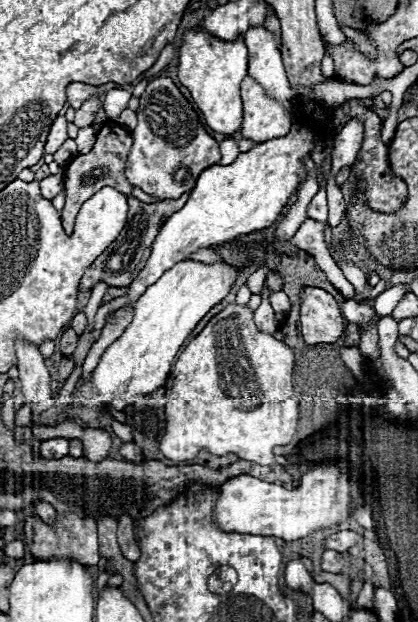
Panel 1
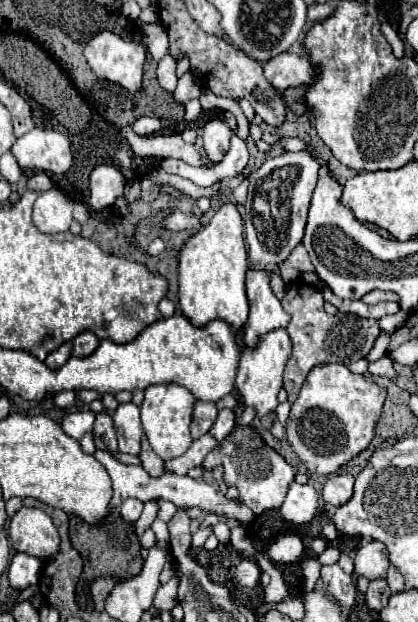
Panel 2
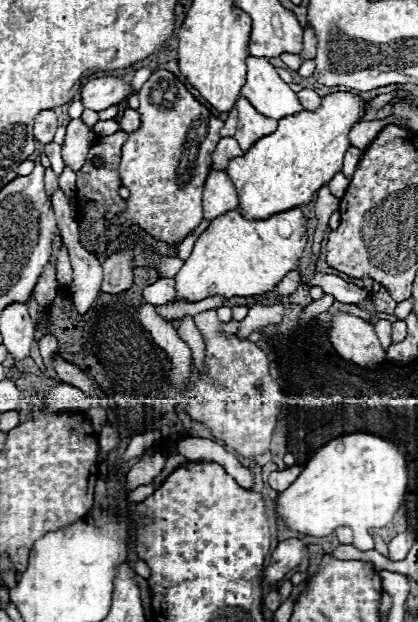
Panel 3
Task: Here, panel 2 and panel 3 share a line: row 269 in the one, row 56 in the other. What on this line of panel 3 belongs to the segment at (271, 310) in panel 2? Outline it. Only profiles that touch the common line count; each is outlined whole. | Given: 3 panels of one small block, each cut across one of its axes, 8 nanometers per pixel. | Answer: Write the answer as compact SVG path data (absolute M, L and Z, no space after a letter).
M248 56L248 78L242 86L242 98L246 98L260 114L276 120L298 114L302 110L296 92L280 80L276 68L266 58Z

